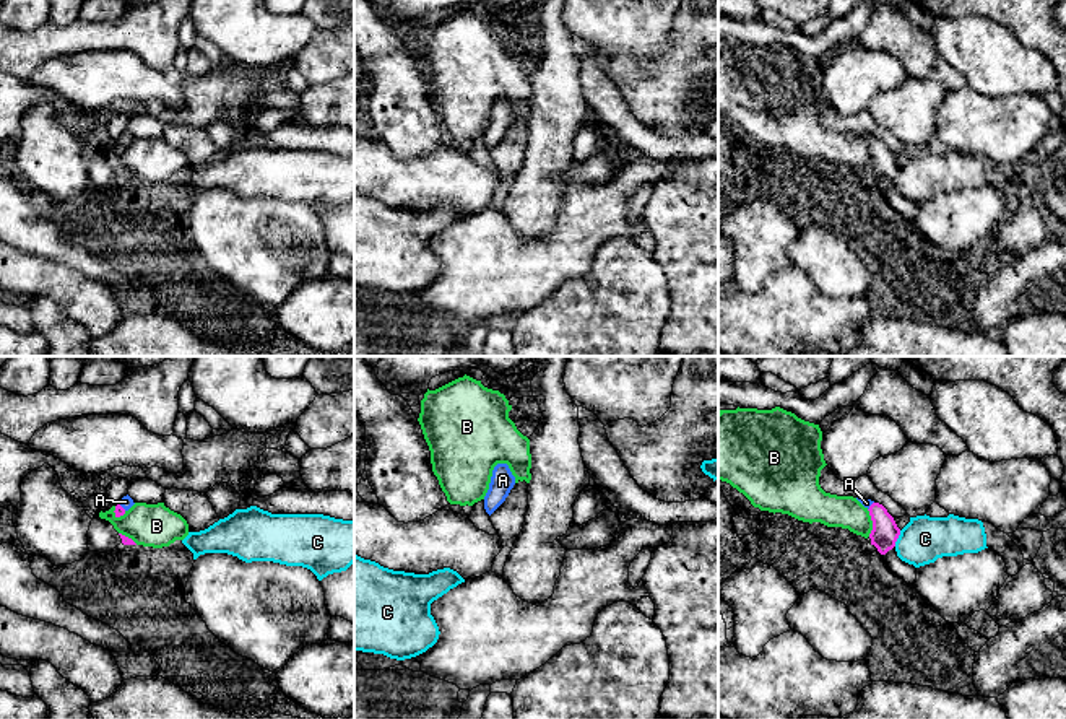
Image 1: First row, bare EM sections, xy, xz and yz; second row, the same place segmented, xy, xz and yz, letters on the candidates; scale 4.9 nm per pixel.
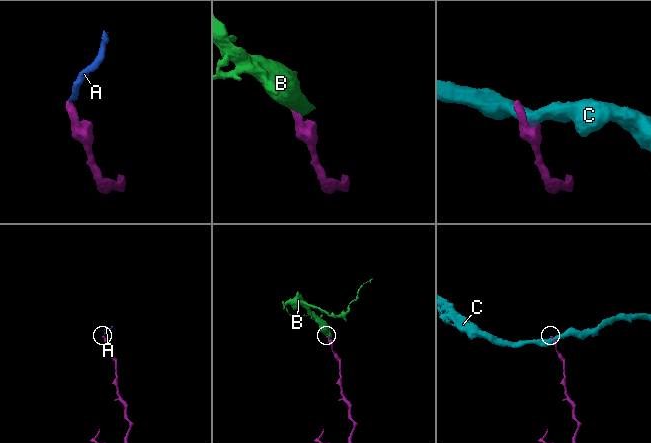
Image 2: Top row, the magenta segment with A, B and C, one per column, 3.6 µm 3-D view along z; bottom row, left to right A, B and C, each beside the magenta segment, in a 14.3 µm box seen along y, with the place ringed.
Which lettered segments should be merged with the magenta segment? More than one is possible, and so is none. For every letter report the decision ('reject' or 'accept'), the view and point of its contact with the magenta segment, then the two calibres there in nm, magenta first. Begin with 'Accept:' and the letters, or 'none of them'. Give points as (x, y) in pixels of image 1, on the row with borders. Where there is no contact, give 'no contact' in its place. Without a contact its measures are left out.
Accept: A
A: accept; meets magenta in yz at (870, 506); 140 nm thick on the magenta side, 50 nm on the other
B: reject; meets magenta in yz at (873, 522); 140 nm thick on the magenta side, 160 nm on the other
C: reject; meets magenta in yz at (897, 537); 140 nm thick on the magenta side, 220 nm on the other

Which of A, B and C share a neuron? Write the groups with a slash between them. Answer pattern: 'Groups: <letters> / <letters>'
Groups: A / B / C

